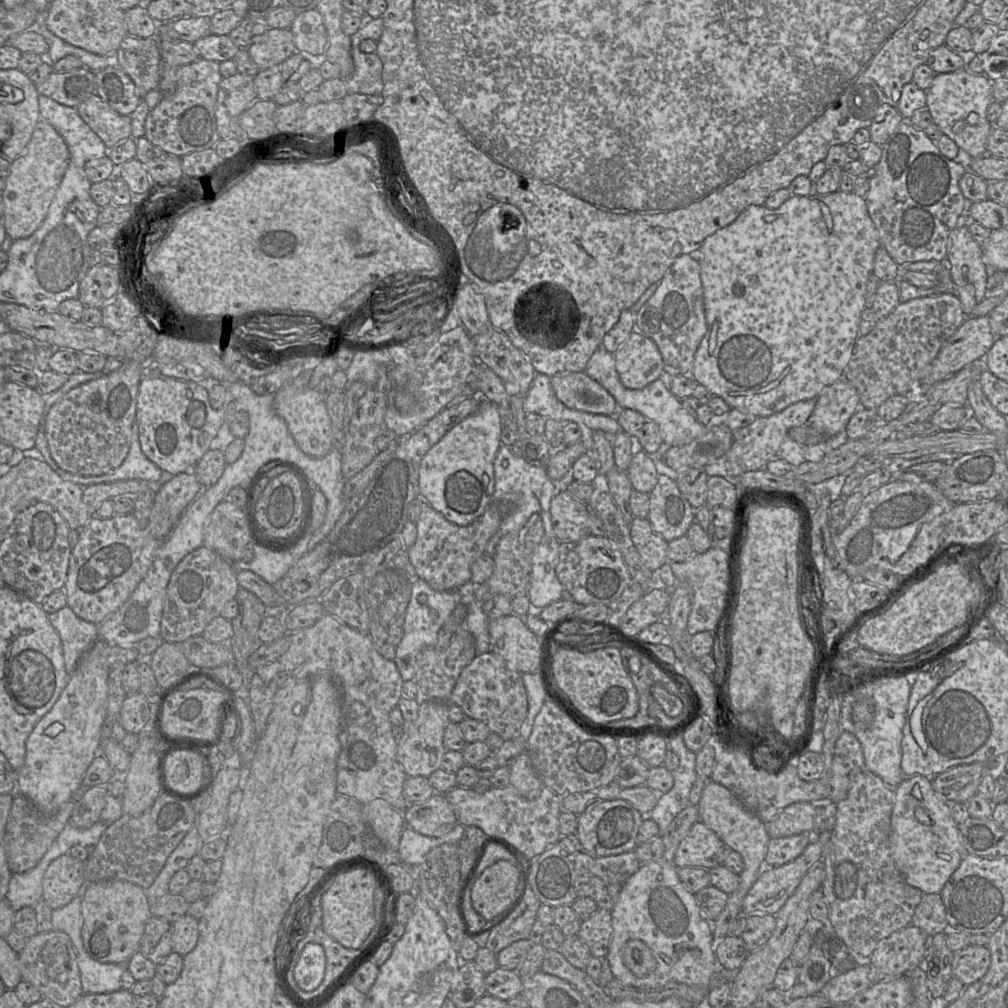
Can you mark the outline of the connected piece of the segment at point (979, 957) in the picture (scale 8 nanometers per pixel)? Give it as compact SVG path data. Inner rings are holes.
M966 946L953 952L953 977L969 985L983 977L990 966L991 956L987 946Z

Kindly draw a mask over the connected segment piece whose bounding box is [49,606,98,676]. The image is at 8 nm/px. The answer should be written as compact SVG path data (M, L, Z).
M68 606L49 614L49 620L60 636L65 669L70 676L77 669L84 653L98 639L98 625L79 618Z

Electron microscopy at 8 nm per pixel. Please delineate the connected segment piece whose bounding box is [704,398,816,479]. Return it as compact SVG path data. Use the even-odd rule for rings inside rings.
M816 398L793 403L768 417L759 417L746 427L733 431L732 447L714 463L704 467L709 477L721 476L733 479L749 471L765 469L768 462L778 457L778 451L783 440L788 437L792 428L804 425L812 414Z

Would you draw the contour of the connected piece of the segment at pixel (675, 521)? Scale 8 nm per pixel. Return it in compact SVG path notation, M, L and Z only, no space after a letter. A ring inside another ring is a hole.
M659 475L658 482L649 493L649 513L647 516L652 529L667 542L685 536L695 521L694 508L680 492L674 479Z

